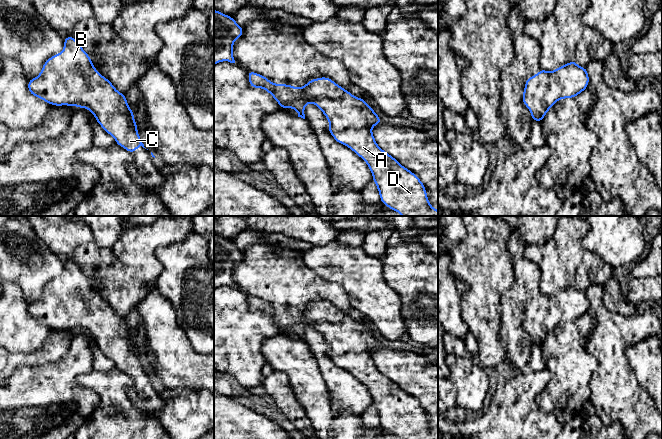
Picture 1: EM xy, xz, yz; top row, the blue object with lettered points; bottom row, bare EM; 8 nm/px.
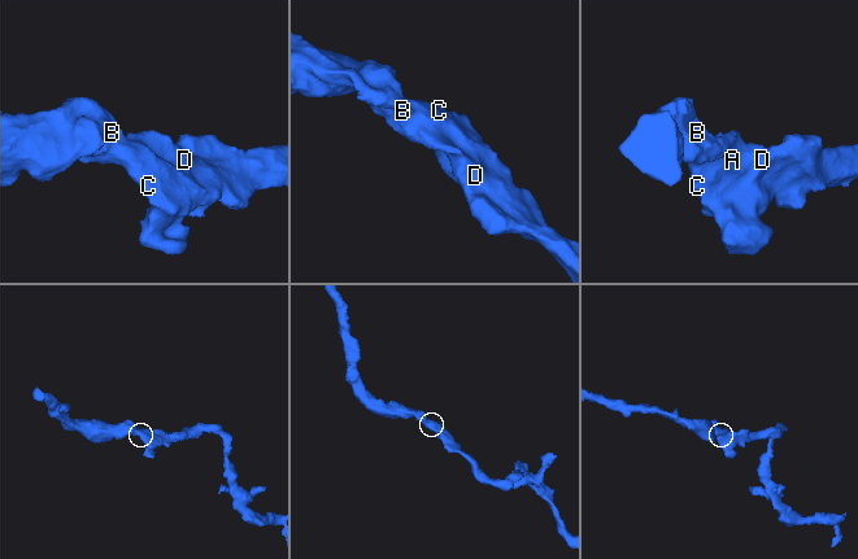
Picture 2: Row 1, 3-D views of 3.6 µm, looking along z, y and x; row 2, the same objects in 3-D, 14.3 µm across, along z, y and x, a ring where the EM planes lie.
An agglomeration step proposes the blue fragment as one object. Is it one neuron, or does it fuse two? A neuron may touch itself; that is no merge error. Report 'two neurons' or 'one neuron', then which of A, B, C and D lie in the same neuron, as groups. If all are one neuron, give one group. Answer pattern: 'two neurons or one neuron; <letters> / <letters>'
one neuron; A B C D

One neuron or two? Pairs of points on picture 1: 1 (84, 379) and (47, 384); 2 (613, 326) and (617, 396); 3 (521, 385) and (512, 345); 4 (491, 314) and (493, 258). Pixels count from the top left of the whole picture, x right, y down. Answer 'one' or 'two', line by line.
1: two
2: one
3: two
4: one

